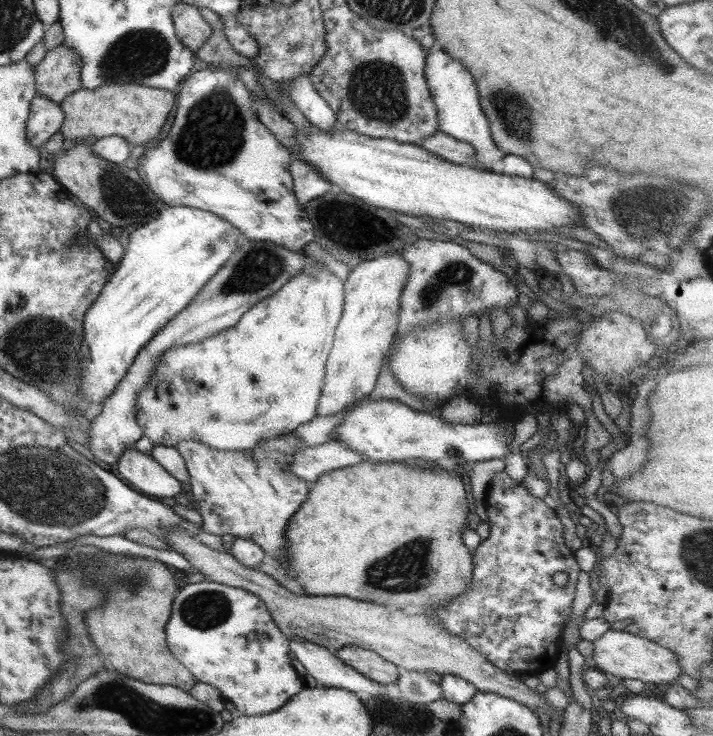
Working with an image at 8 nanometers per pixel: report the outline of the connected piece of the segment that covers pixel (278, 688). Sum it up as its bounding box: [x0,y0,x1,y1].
[164,582,303,716]

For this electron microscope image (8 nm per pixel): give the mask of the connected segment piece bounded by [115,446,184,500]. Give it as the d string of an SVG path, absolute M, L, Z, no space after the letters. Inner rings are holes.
M133 446L125 449L115 464L116 472L133 490L150 498L176 498L184 489L151 456L139 453Z

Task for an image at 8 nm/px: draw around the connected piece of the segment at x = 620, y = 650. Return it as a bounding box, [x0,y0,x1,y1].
[592,629,683,686]

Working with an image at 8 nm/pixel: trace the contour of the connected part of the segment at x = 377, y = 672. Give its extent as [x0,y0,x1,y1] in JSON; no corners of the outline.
[333,646,398,683]

